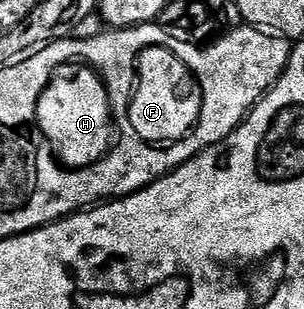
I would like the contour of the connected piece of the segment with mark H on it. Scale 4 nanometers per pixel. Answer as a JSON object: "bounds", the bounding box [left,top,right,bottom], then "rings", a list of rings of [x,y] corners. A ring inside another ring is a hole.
{"bounds":[37,64,113,170],"rings":[[[86,64],[61,66],[55,71],[41,92],[37,114],[44,139],[64,167],[81,170],[92,166],[101,161],[113,145],[111,96],[107,92],[106,82]]]}

